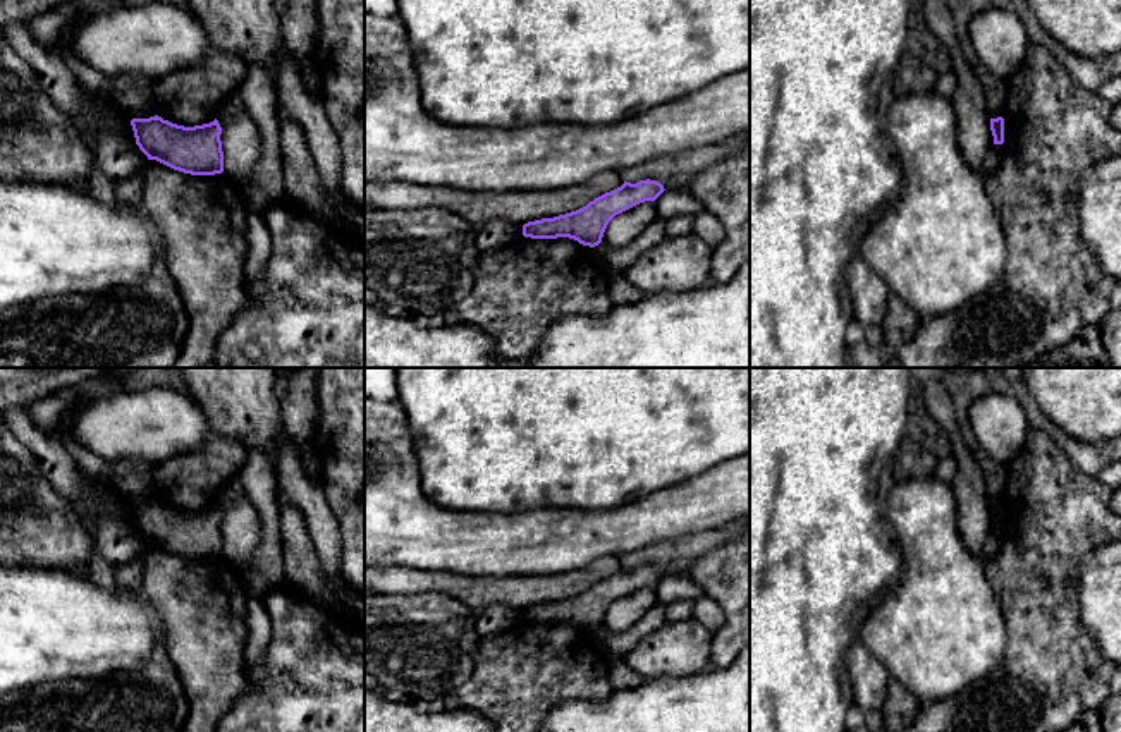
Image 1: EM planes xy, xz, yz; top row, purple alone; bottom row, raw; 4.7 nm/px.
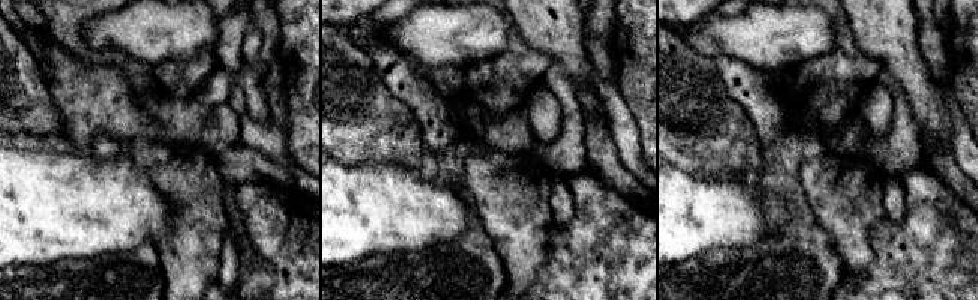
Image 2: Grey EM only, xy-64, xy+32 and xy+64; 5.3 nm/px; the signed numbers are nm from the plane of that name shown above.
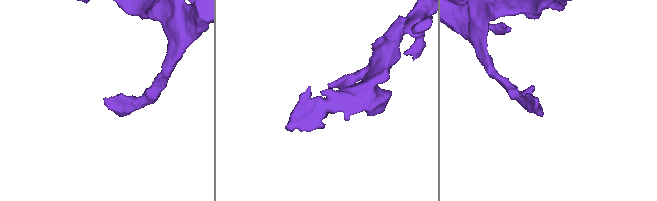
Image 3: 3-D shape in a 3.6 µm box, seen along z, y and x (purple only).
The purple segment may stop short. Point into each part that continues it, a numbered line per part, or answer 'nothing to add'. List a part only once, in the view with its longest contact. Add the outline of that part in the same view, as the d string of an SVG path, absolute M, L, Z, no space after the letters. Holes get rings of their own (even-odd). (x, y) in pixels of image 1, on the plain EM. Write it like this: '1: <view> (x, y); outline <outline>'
nothing to add

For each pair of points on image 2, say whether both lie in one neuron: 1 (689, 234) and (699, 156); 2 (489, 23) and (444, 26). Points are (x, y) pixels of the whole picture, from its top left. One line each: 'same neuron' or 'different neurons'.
1: different neurons
2: same neuron

